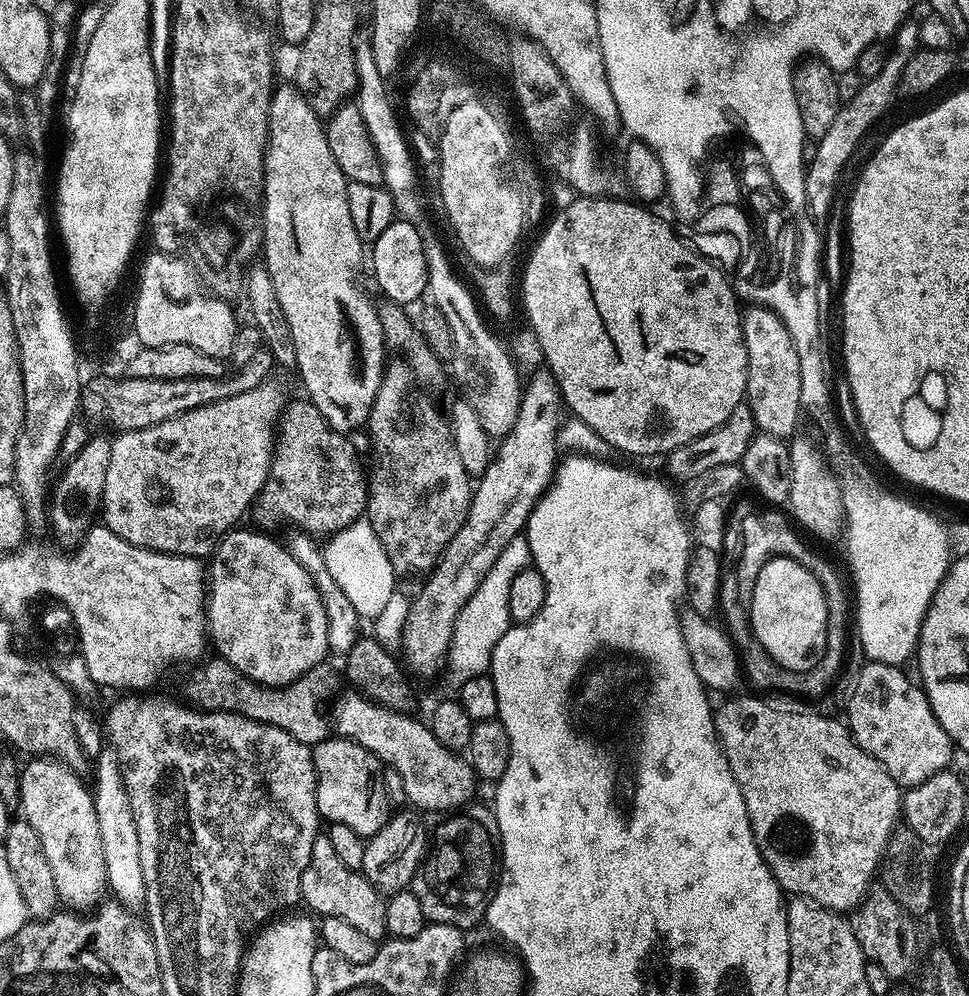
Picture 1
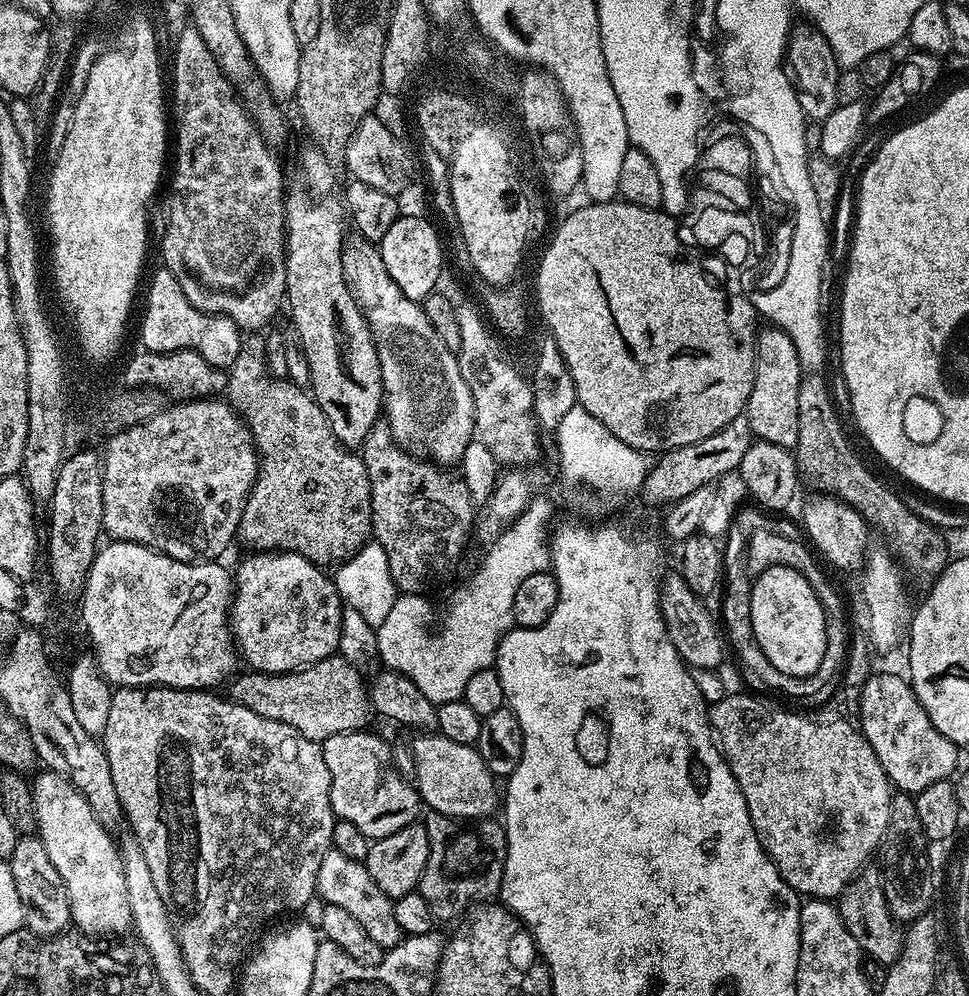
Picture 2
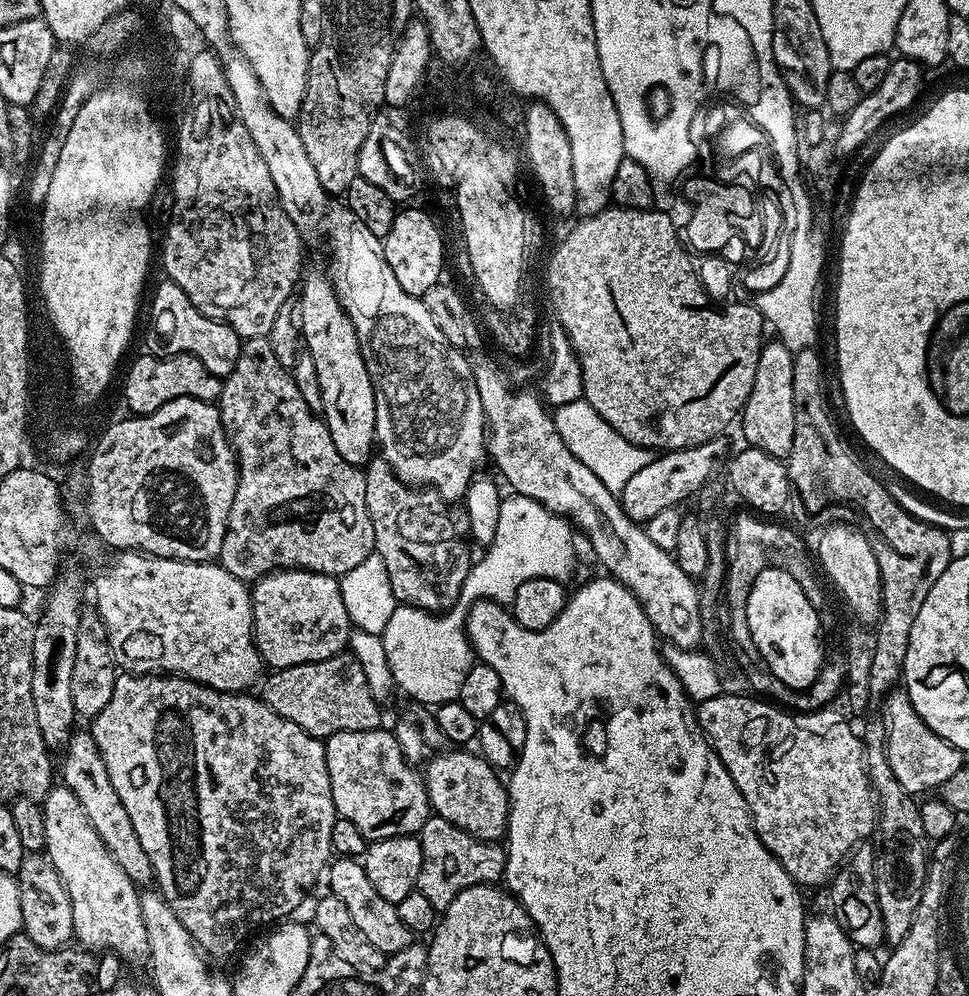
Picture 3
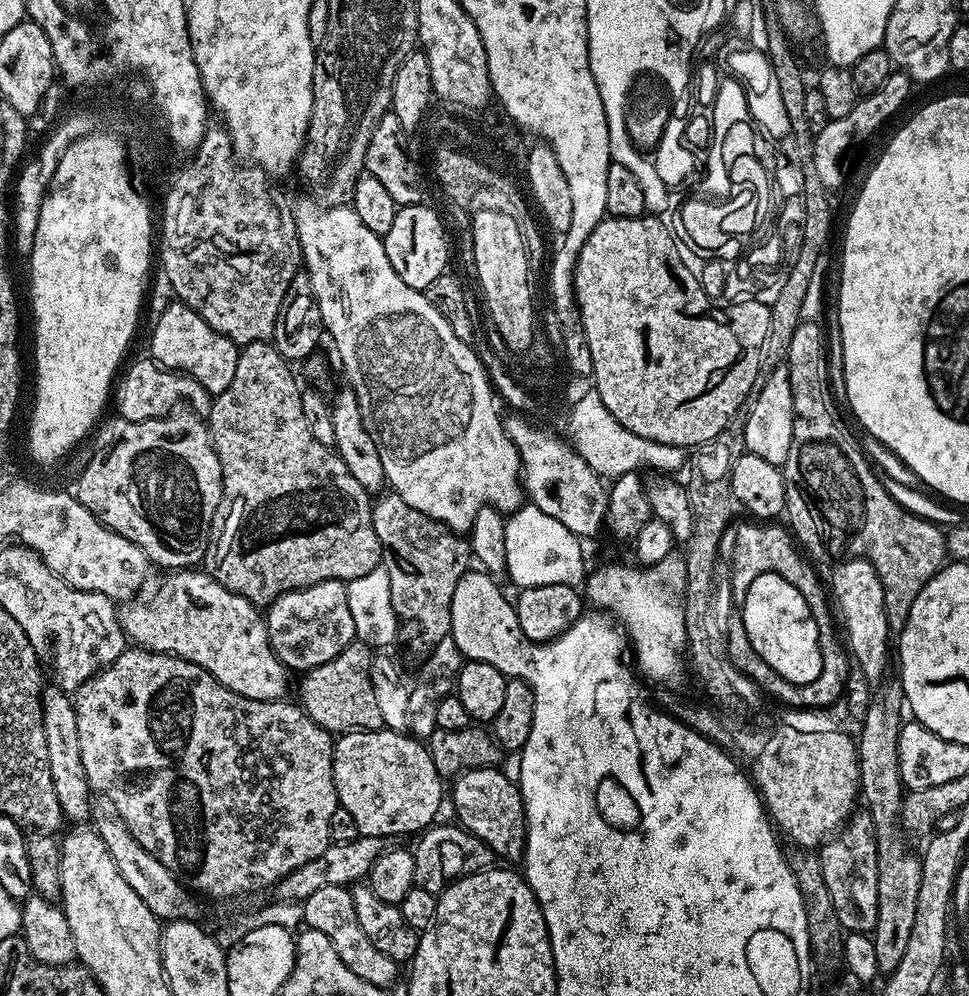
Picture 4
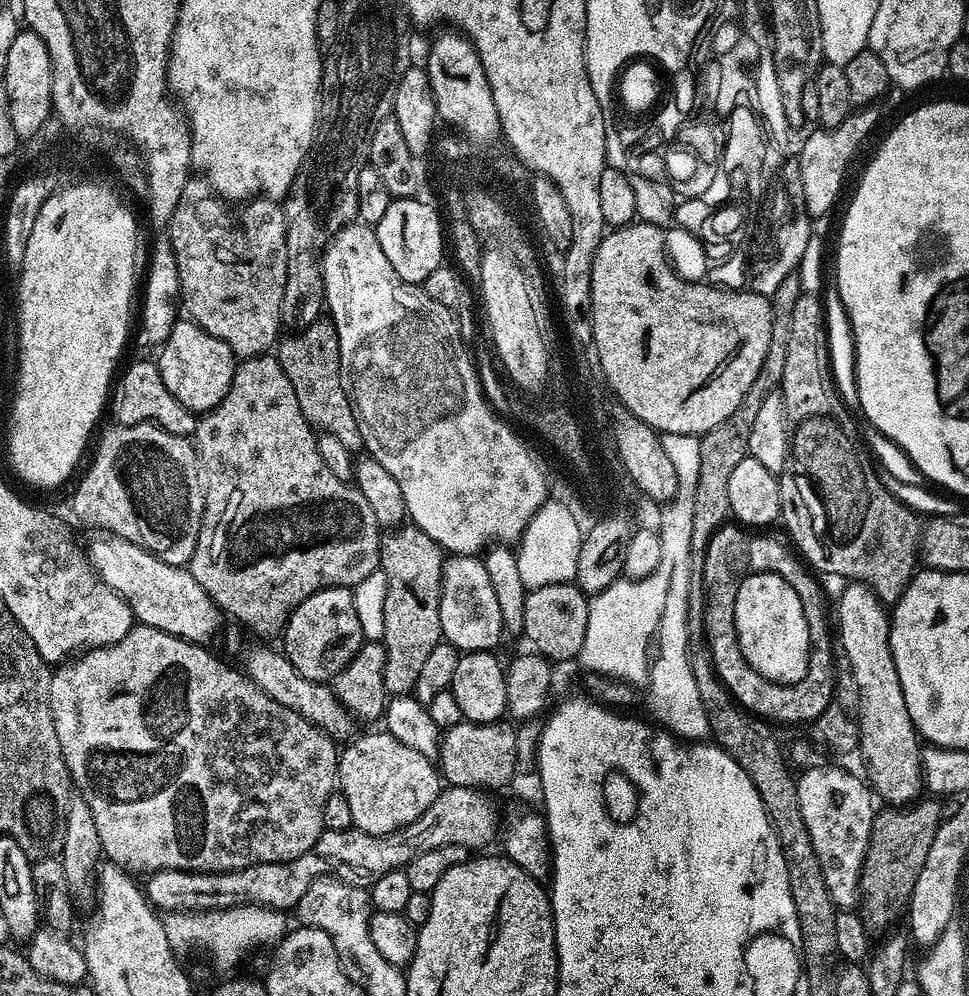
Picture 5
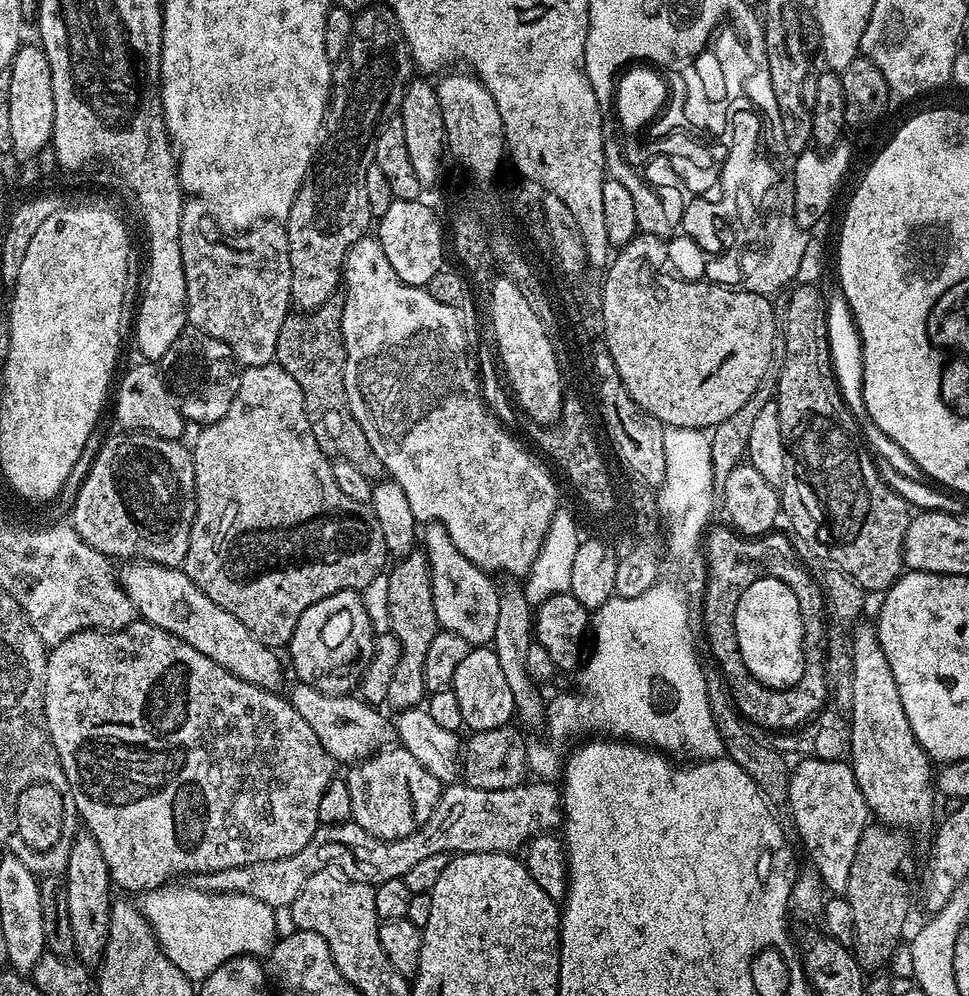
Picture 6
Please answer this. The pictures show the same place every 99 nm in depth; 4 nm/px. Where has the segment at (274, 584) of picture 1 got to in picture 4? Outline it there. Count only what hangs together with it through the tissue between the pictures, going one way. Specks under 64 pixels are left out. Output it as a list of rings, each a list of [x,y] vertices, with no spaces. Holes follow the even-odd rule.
[[[327,580],[318,582],[309,588],[299,588],[293,592],[287,592],[278,597],[266,608],[266,623],[268,626],[268,645],[274,650],[274,654],[285,668],[295,670],[300,674],[308,671],[309,668],[317,668],[342,654],[346,646],[357,639],[354,628],[353,615],[350,614],[350,607],[347,601],[348,585],[342,580]]]

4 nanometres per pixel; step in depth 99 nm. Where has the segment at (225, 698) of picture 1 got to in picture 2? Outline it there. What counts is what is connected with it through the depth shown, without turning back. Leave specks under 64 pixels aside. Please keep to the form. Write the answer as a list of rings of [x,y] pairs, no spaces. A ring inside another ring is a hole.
[[[333,654],[322,658],[318,662],[309,664],[306,668],[299,668],[297,672],[253,672],[244,670],[244,673],[233,675],[227,685],[227,699],[234,701],[238,706],[246,706],[246,710],[254,710],[254,714],[262,714],[262,718],[280,720],[286,726],[294,726],[298,734],[306,738],[322,742],[334,734],[354,732],[365,727],[370,717],[368,690],[366,680],[360,677],[361,669],[357,665],[346,662],[346,658]]]

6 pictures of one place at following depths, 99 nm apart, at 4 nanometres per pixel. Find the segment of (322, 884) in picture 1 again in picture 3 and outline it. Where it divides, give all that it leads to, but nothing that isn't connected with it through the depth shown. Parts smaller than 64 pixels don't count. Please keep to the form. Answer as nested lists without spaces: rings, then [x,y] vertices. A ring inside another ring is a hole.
[[[336,858],[329,863],[326,869],[327,891],[336,896],[346,905],[346,910],[351,914],[353,921],[366,934],[366,938],[373,946],[378,946],[385,957],[398,954],[398,950],[406,950],[406,946],[414,943],[414,934],[406,930],[405,924],[398,919],[398,910],[394,904],[386,902],[378,890],[366,878],[363,863],[356,858]]]

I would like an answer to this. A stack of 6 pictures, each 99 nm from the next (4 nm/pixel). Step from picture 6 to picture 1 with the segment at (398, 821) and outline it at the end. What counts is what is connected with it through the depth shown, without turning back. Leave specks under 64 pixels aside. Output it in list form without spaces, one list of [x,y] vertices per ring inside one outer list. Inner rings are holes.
[[[329,738],[311,745],[312,761],[316,767],[316,809],[328,824],[350,826],[359,836],[371,838],[382,830],[390,817],[388,788],[384,785],[386,766],[373,752],[358,746],[353,740]]]

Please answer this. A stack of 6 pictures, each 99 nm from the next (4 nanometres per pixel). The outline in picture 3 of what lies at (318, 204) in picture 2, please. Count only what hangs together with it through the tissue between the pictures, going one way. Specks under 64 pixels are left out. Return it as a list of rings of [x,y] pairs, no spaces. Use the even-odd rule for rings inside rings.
[[[320,272],[303,277],[298,292],[300,306],[304,310],[303,347],[314,358],[321,386],[322,419],[334,438],[334,447],[346,462],[357,466],[367,465],[373,459],[376,443],[376,399],[368,367],[360,353],[358,334],[352,320],[338,302],[331,279]]]

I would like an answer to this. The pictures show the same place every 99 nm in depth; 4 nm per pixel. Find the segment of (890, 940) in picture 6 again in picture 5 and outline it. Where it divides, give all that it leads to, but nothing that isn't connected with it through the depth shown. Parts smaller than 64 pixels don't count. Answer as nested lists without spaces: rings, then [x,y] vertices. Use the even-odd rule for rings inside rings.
[[[934,798],[917,799],[914,803],[904,806],[892,806],[881,809],[872,823],[870,830],[870,843],[868,853],[864,859],[864,869],[860,875],[860,902],[859,915],[867,929],[884,928],[896,916],[896,911],[901,911],[912,896],[914,882],[918,882],[918,874],[922,874],[922,866],[926,863],[926,854],[930,854],[930,846],[934,843],[934,834],[940,826],[941,803]]]

